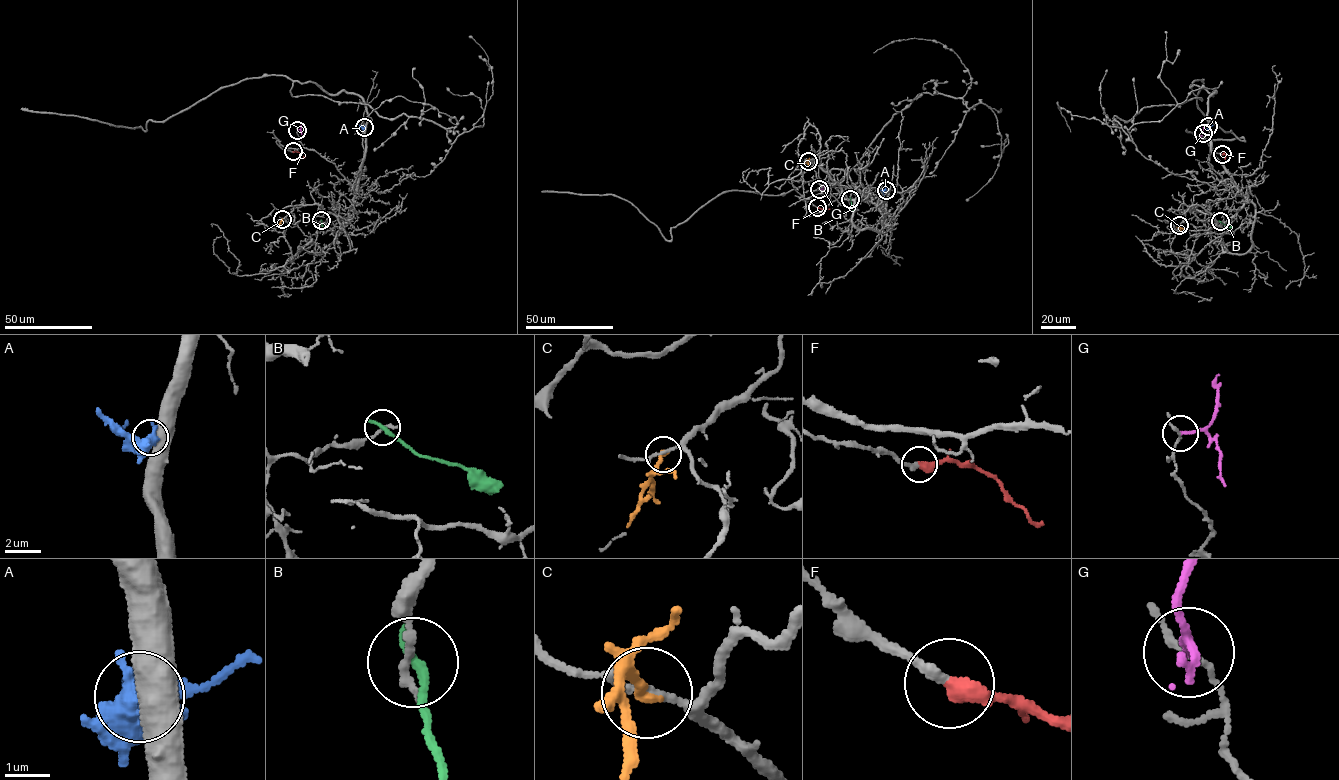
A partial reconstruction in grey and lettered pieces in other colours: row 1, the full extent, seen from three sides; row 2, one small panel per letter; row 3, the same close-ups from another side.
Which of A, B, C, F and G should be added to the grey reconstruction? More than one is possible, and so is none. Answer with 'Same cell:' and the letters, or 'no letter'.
Same cell: F

